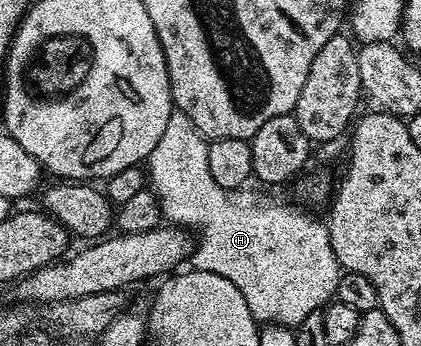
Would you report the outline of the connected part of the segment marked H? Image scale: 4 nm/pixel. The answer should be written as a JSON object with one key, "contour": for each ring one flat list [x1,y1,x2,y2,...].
{"contour":[[175,110,167,122,167,130,163,130,159,142,155,142,155,150,151,150,147,161,147,184,157,195,162,217,170,225,184,226,195,234,192,267,198,272,227,278,227,282,243,294,247,310,251,310,253,317,262,325,296,326,307,318,307,314,321,312,336,297,337,283,343,271,335,258,335,250,331,250,328,223,300,212,293,204,276,204,257,192,219,186,219,182,211,178,211,169,207,167,208,149,209,145,200,130,184,114]]}

